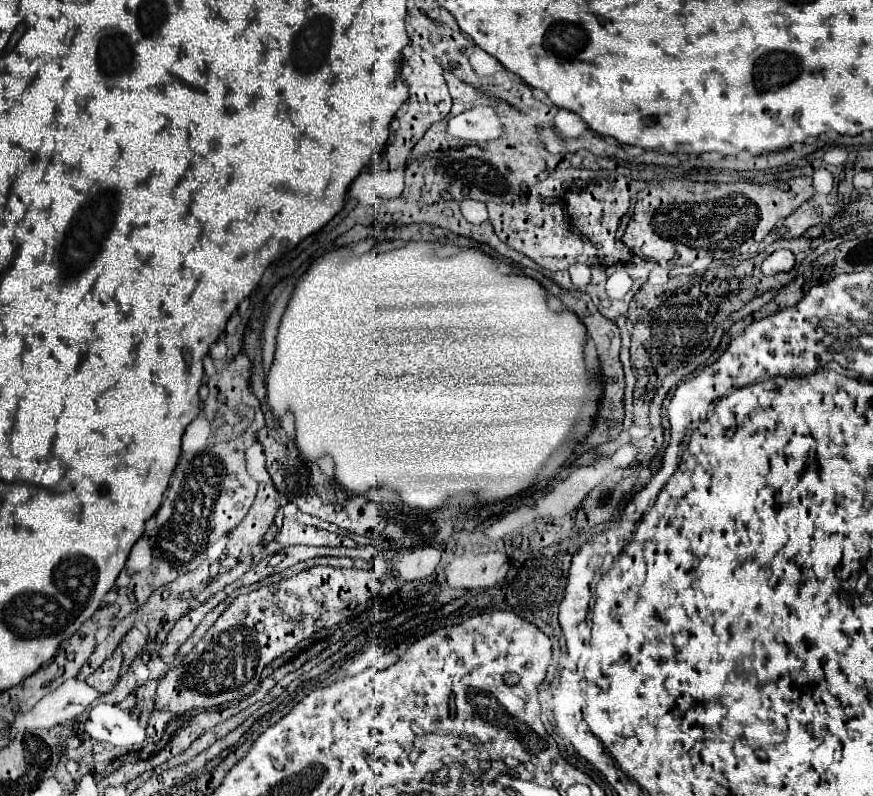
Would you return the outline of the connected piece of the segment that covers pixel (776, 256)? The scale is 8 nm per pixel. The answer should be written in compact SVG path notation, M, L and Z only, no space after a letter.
M786 249L774 251L770 257L762 261L762 273L764 275L776 275L776 273L790 273L794 269L794 255Z

